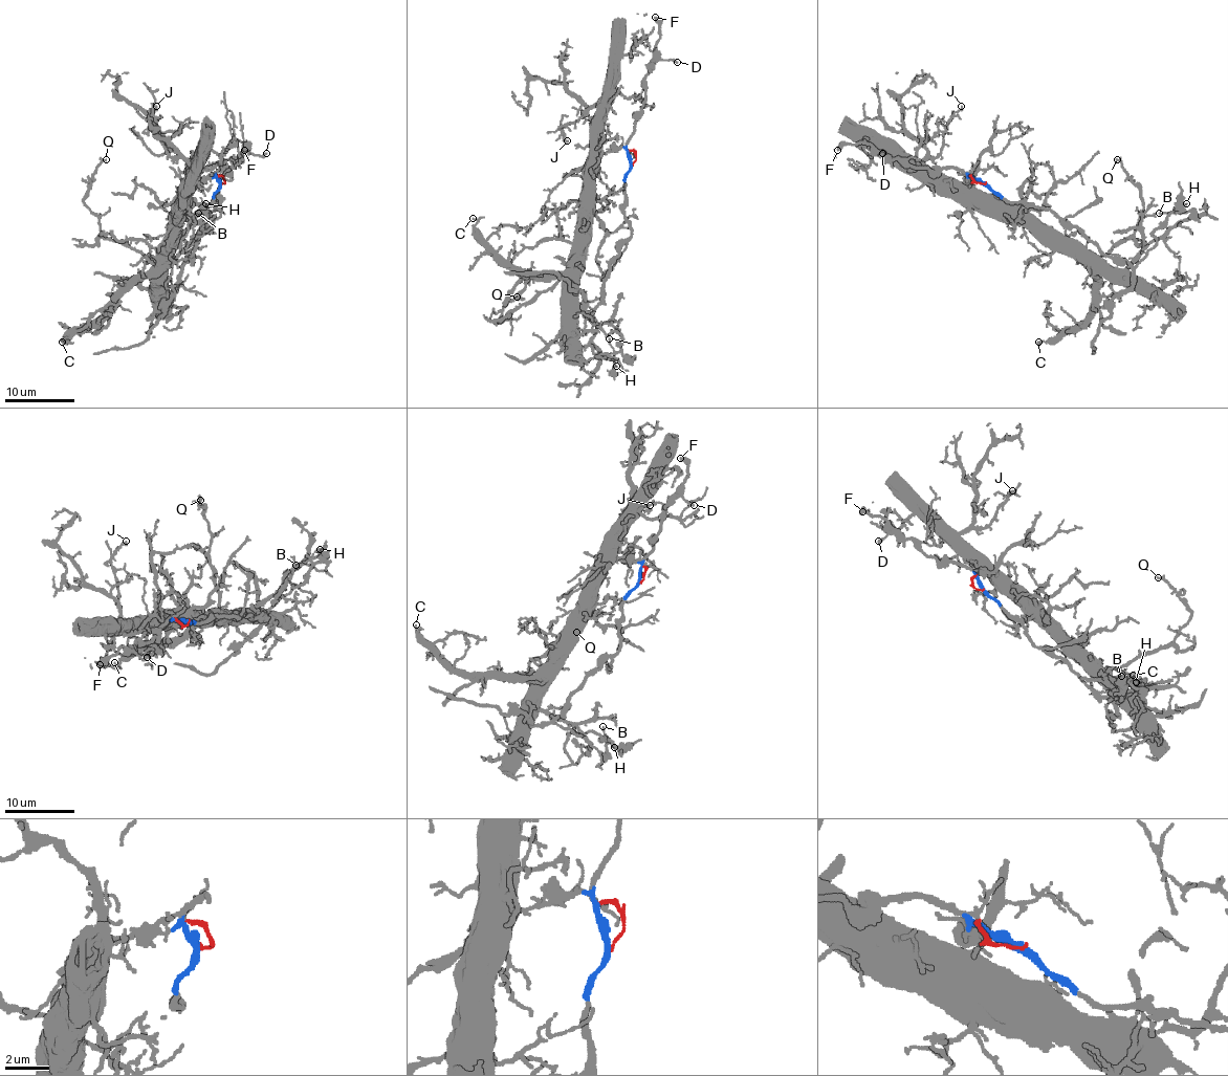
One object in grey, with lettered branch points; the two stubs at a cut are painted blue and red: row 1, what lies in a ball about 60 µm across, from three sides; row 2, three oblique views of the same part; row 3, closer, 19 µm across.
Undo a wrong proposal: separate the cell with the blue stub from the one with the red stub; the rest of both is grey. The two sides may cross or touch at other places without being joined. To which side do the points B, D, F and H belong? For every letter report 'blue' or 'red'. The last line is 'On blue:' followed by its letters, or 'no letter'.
B: blue
D: blue
F: blue
H: blue
On blue: B, D, F, H

